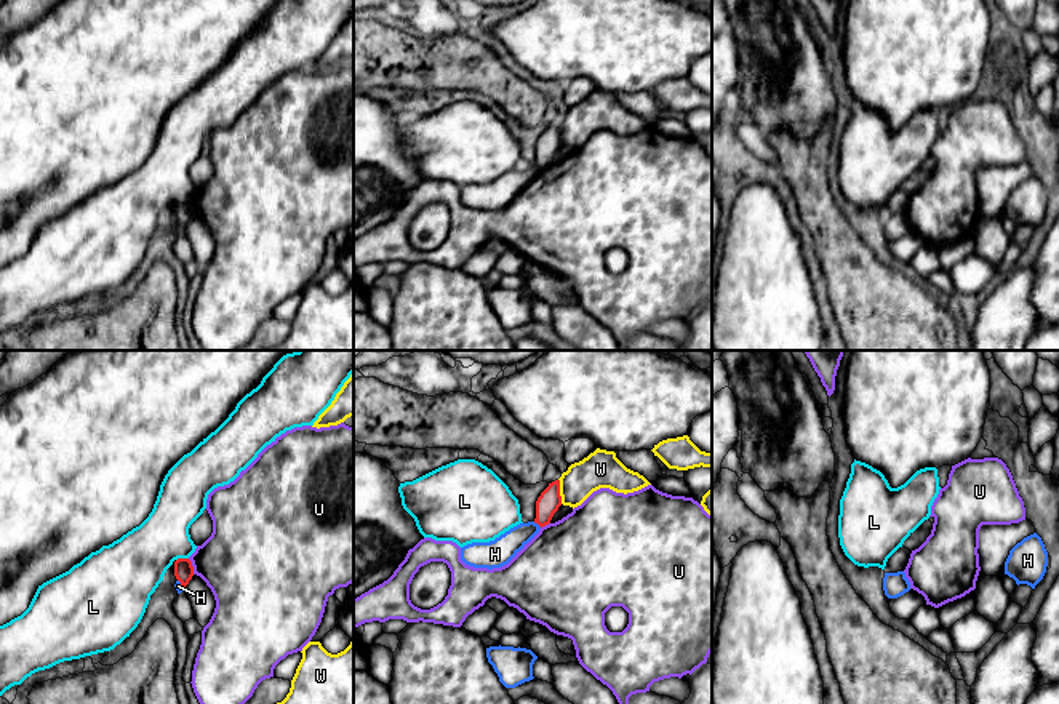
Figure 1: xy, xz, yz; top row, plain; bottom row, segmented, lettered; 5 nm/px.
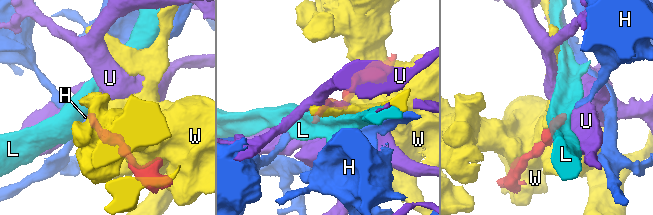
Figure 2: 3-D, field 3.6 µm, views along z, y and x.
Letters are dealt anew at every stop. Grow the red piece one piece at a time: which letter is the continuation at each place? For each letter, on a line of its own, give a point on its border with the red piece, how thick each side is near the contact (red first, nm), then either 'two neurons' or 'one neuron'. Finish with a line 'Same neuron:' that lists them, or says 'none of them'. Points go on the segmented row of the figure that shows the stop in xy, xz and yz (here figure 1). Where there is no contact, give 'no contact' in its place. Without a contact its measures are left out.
H: contact xz (538, 524); calibres 120 and 140 nm; two neurons
L: contact xy (181, 559); calibres 100 and 320 nm; two neurons
U: contact xy (192, 567); calibres 100 and 420 nm; two neurons
W: contact xz (559, 492); calibres 120 and 190 nm; two neurons
Same neuron: none of them

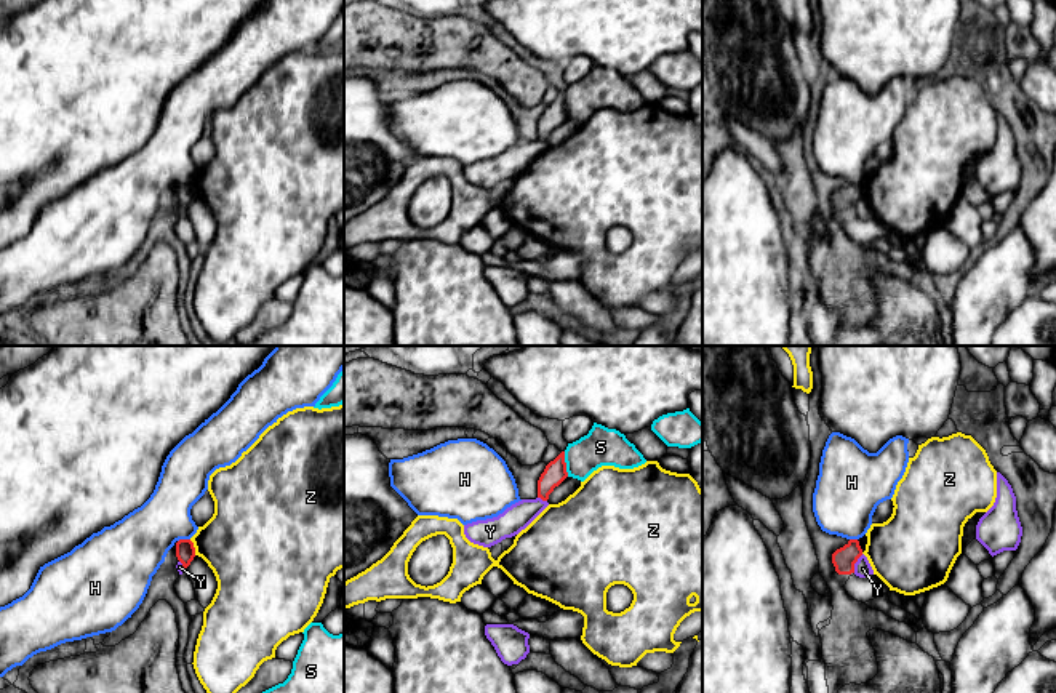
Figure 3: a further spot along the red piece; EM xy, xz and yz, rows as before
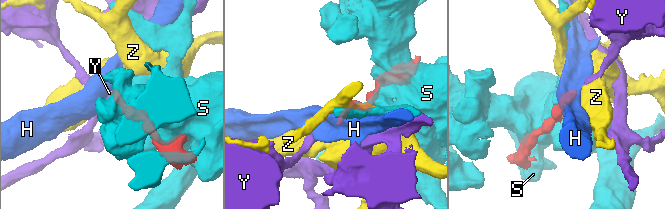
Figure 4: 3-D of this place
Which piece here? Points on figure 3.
H: contact xy (183, 540); calibres 100 and 320 nm; two neurons
S: contact xz (565, 464); calibres 110 and 190 nm; two neurons
Y: contact yz (855, 562); calibres 120 and 90 nm; two neurons
Z: contact xy (194, 548); calibres 100 and 420 nm; two neurons
Same neuron: none of them

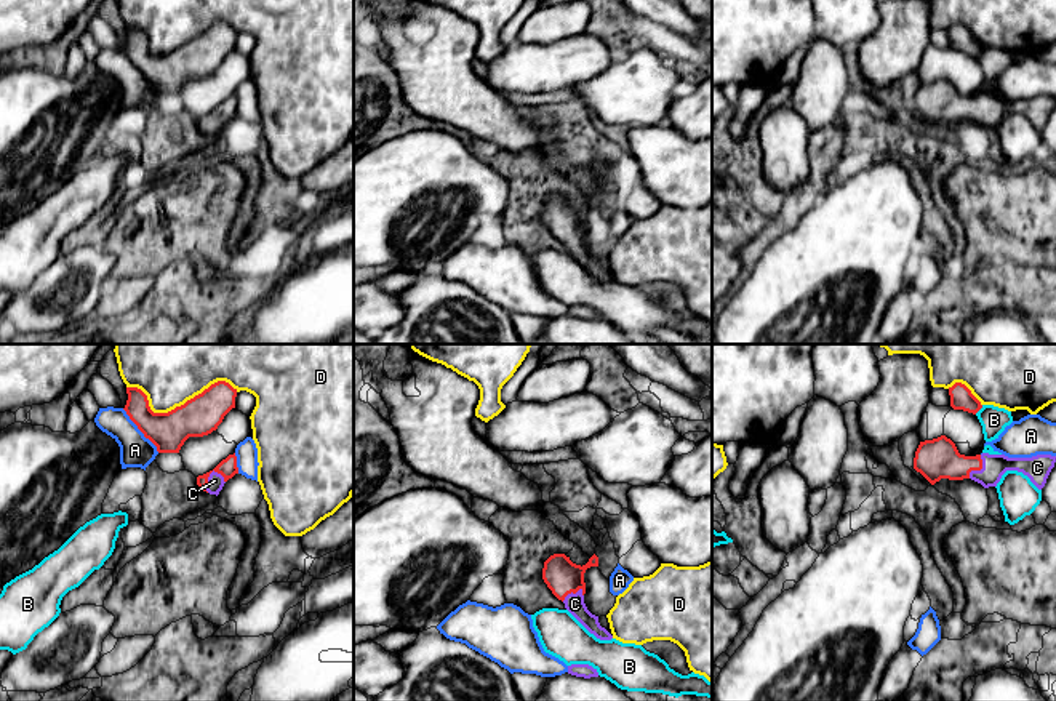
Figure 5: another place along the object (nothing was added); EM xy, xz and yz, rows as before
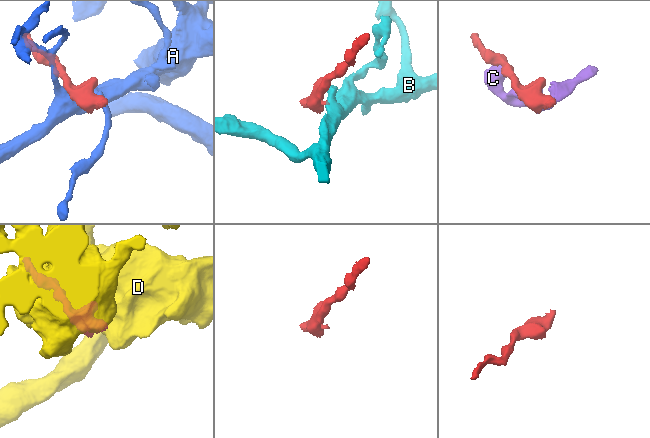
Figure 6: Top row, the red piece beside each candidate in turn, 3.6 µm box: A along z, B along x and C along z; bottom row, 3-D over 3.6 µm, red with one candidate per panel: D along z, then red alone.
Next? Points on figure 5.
A: contact xy (140, 429); calibres 190 and 160 nm; two neurons
B: contact yz (978, 410); calibres 110 and 140 nm; two neurons
C: contact xy (207, 480); calibres 100 and 80 nm; one neuron
D: contact xy (178, 407); calibres 200 and 440 nm; two neurons
Same neuron: C

